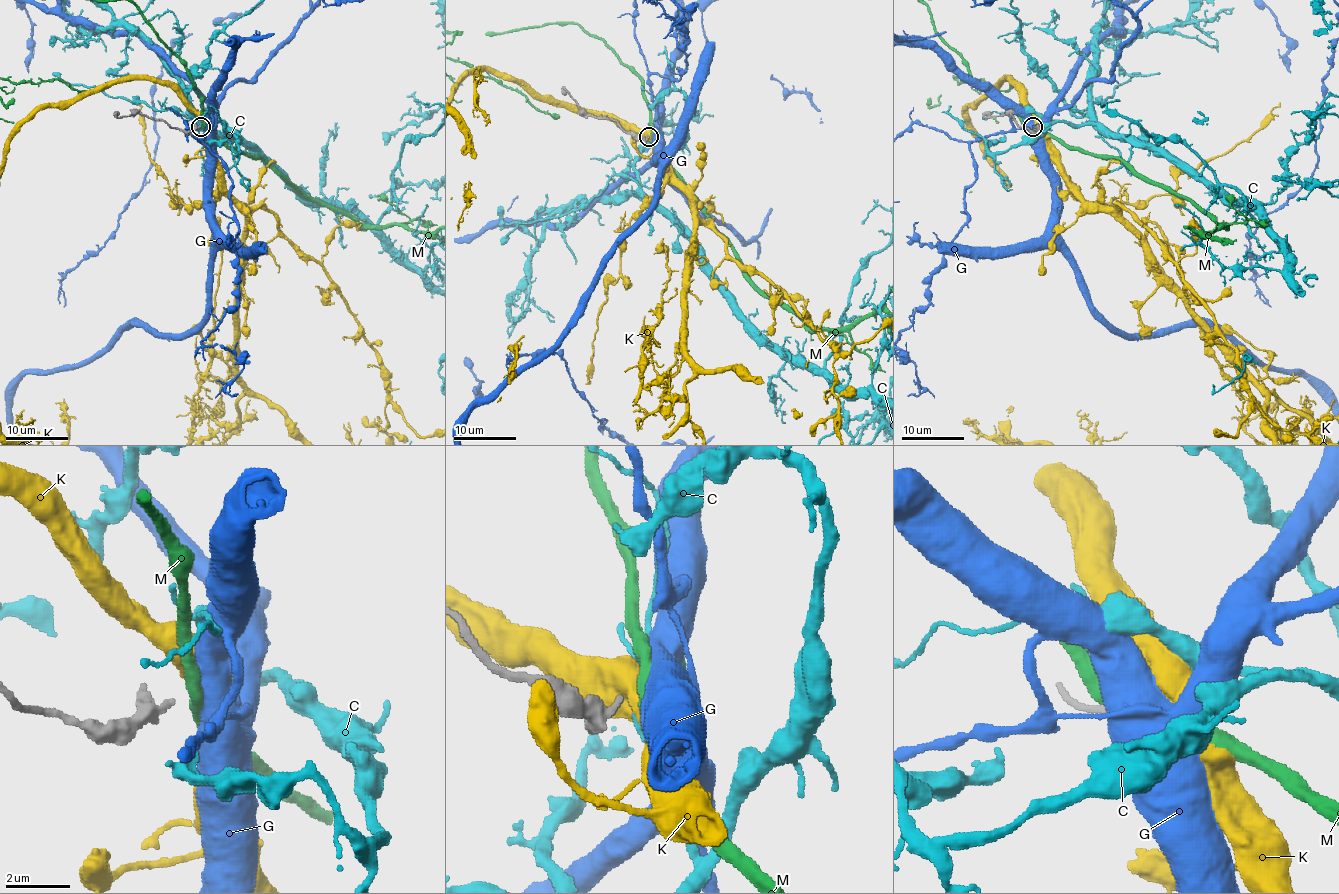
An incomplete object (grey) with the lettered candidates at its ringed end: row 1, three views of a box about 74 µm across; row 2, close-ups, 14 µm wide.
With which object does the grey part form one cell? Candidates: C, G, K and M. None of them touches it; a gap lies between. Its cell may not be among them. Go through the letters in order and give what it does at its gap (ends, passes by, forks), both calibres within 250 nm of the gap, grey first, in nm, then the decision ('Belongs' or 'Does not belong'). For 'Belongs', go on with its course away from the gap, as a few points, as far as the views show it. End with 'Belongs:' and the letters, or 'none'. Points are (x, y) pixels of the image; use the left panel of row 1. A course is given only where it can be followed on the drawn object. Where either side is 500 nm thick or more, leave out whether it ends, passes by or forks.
C: It ends there. Thickness 280 nm (grey) against 220 nm. Does not belong
G: Thickness 280 nm (grey) against 800 nm. Does not belong
K: Thickness 280 nm (grey) against 800 nm. Does not belong
M: It passes by. Thickness 280 nm (grey) against 340 nm. Does not belong
Belongs: none

